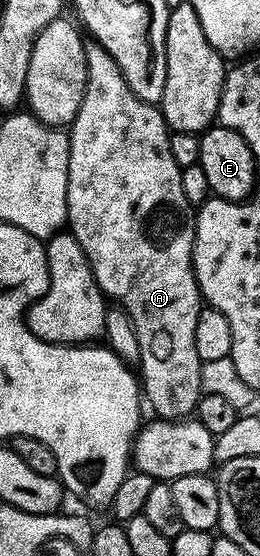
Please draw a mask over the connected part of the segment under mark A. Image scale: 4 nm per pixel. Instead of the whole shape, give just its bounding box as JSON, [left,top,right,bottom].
[66,39,202,421]

